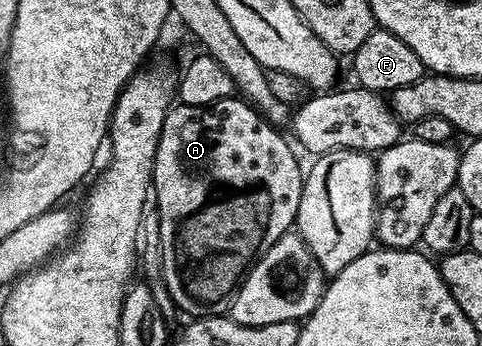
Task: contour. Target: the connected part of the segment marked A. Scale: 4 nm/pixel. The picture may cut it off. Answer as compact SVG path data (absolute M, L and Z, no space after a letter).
M238 96L213 102L210 106L183 106L178 104L166 113L164 128L154 157L152 198L153 201L158 201L156 209L159 216L160 244L163 252L162 279L177 309L182 314L190 314L186 316L191 319L207 318L213 314L226 314L240 292L243 278L257 264L259 258L272 248L274 242L280 240L295 225L300 196L302 195L304 170L303 167L298 167L298 158L294 155L295 147L293 145L290 147L274 130L277 129L267 122L265 117L251 103Z

